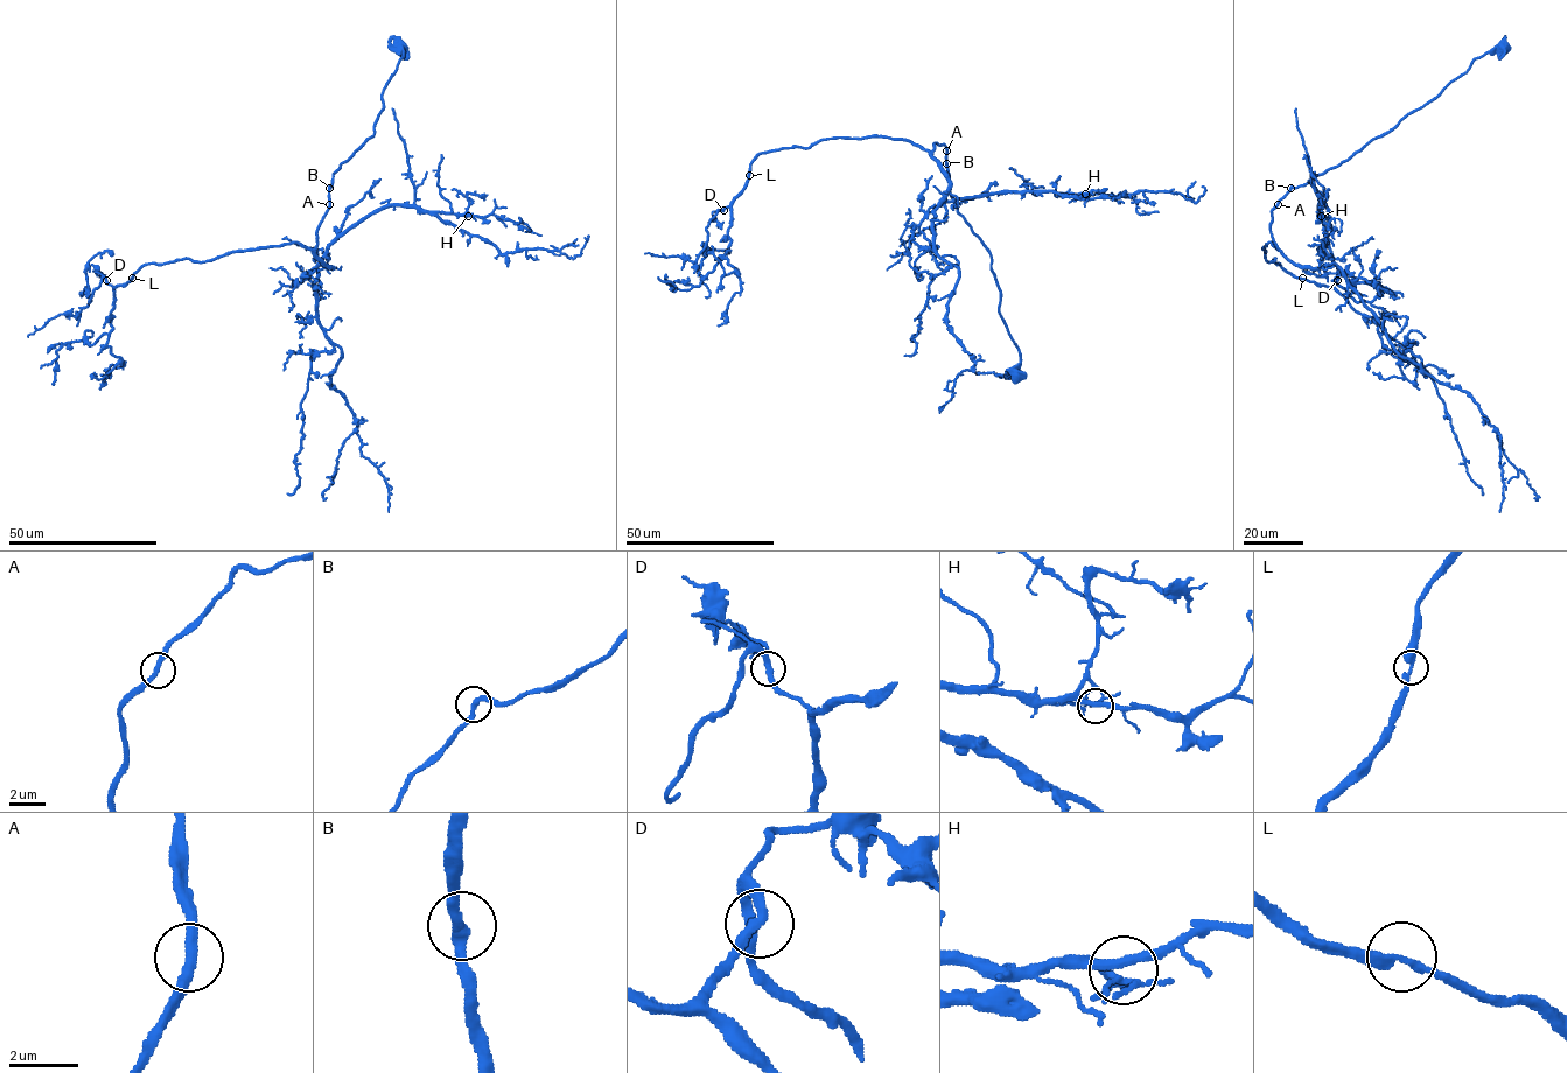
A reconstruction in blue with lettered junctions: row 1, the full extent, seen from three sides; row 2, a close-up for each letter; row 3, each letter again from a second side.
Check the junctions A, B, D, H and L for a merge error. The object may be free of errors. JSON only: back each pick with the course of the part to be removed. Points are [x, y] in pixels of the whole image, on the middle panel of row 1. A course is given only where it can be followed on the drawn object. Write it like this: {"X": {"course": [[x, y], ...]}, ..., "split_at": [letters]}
{"split_at": []}

